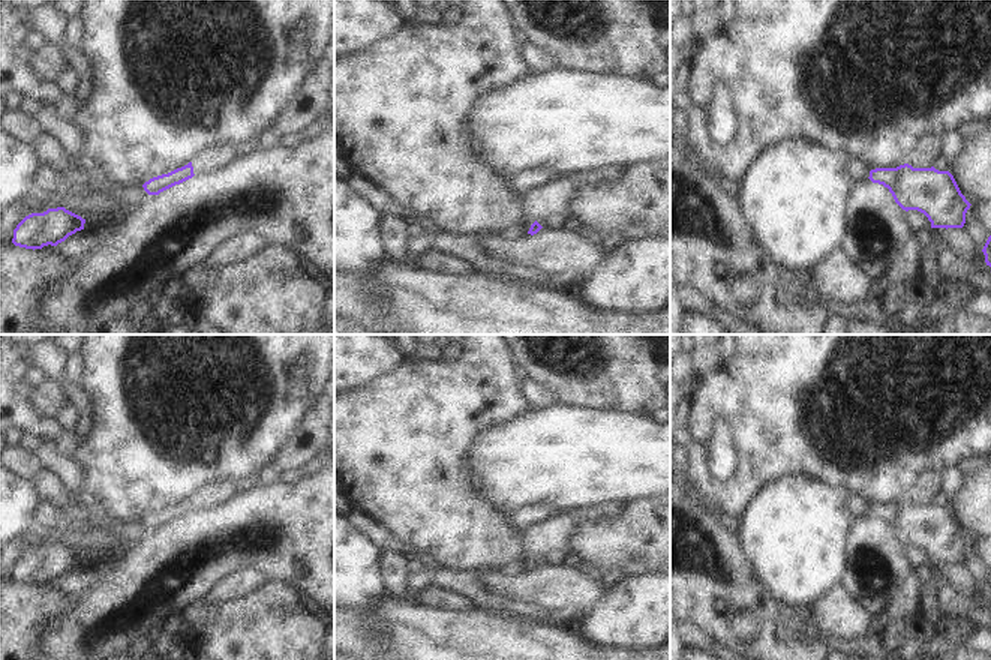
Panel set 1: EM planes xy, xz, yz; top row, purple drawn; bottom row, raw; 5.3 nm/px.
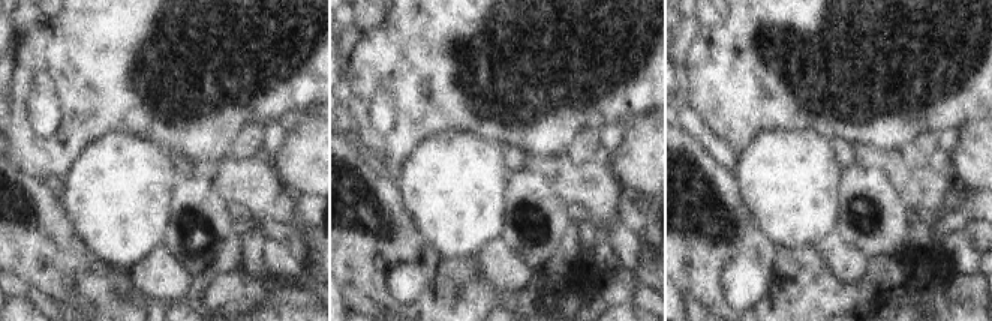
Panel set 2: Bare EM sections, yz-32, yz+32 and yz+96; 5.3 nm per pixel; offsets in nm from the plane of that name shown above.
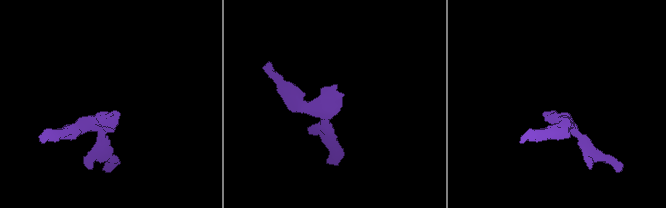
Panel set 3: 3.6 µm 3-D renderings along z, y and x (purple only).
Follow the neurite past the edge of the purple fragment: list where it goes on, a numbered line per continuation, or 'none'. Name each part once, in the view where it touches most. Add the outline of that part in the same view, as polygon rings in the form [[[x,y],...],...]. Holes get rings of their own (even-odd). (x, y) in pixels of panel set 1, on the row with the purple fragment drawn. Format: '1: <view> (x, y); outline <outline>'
1: xy (215, 159); outline [[[214,147],[201,153],[193,162],[193,174],[216,174],[240,158],[238,147]]]

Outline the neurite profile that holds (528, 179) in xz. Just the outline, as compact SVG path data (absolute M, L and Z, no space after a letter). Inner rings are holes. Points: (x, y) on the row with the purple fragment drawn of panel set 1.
M526 168L516 176L511 177L510 186L514 192L523 195L534 188L540 188L550 182L555 182L561 177L561 174L550 168Z

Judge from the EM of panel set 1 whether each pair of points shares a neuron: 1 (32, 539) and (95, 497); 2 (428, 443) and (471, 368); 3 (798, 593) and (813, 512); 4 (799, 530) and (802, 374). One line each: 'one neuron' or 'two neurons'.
1: two neurons
2: one neuron
3: one neuron
4: two neurons

